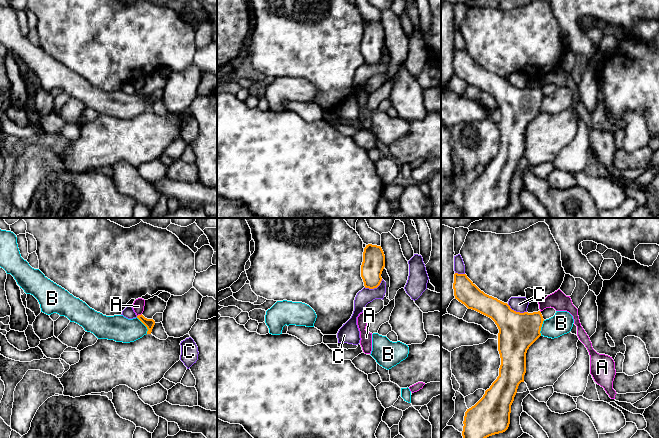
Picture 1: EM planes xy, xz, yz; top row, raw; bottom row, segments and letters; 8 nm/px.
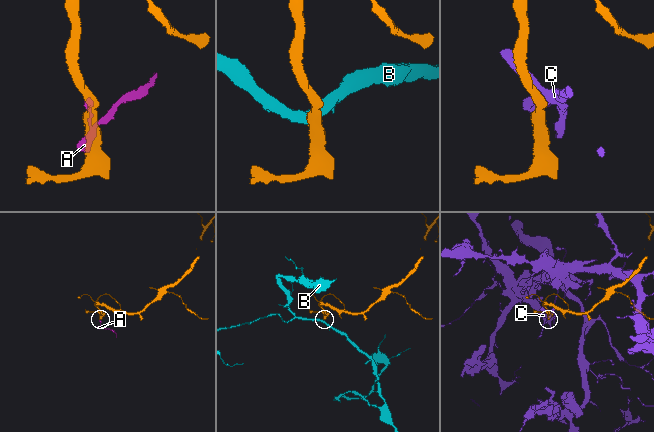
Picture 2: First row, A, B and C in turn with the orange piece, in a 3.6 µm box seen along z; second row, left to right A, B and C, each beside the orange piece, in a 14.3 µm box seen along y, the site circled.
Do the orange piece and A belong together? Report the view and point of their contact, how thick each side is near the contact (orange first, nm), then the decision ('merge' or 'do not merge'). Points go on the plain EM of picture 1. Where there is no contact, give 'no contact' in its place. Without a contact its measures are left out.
xy (139, 91) | 80/100 nm | do not merge

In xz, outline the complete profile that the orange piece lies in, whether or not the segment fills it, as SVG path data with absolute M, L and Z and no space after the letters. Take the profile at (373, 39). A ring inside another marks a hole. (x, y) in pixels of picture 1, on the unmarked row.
M368 20L364 24L361 53L365 64L377 64L382 57L382 47L385 43L385 31L381 22Z

